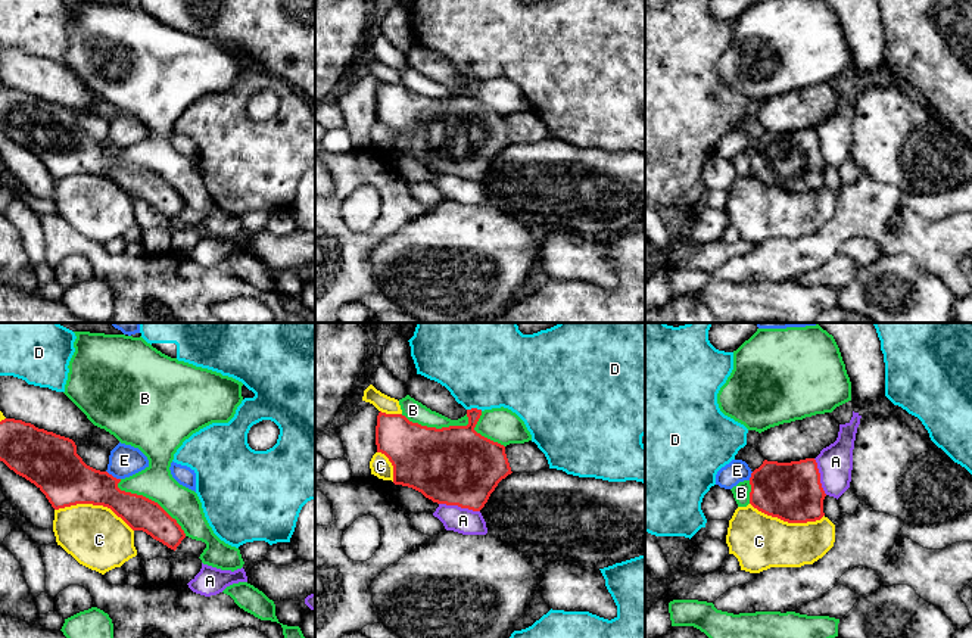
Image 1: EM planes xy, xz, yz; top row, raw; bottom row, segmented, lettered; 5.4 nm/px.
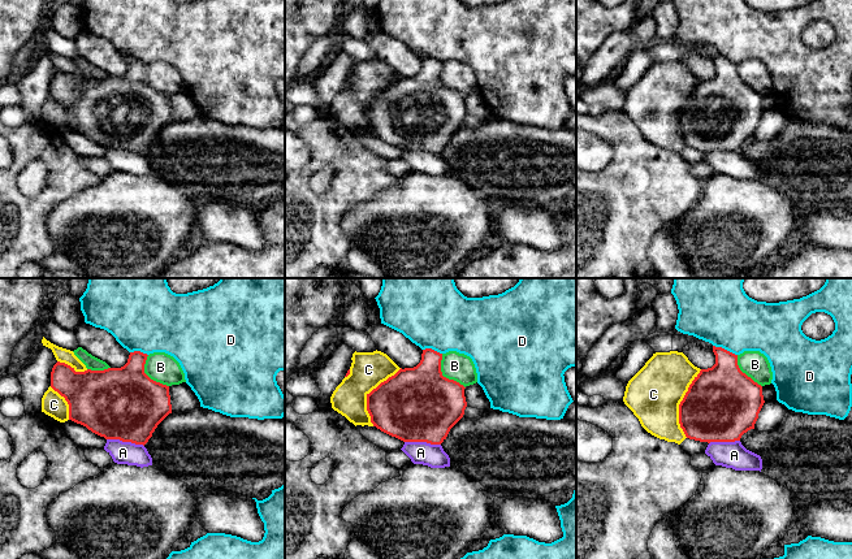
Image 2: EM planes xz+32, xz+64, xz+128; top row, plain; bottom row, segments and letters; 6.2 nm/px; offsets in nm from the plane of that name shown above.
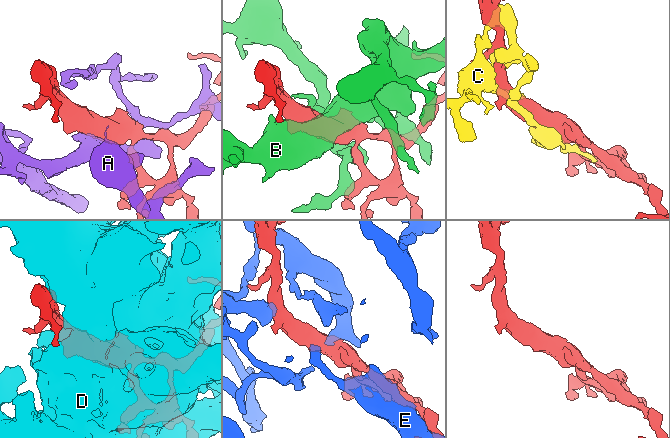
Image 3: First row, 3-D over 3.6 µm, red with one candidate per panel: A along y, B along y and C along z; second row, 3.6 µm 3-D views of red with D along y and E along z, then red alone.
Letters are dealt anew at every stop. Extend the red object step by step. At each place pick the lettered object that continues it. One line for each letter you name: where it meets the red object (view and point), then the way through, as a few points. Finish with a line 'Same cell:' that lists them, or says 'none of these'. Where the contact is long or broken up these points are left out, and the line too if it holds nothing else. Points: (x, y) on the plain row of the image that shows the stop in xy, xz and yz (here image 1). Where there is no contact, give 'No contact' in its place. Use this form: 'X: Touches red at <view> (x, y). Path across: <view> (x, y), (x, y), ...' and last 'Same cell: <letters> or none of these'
Same cell: none of these

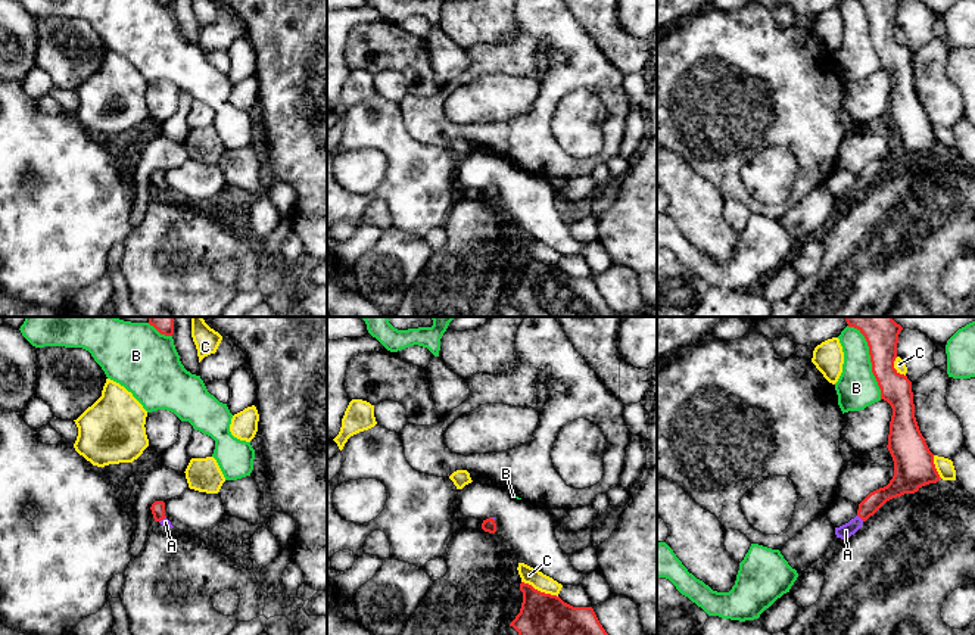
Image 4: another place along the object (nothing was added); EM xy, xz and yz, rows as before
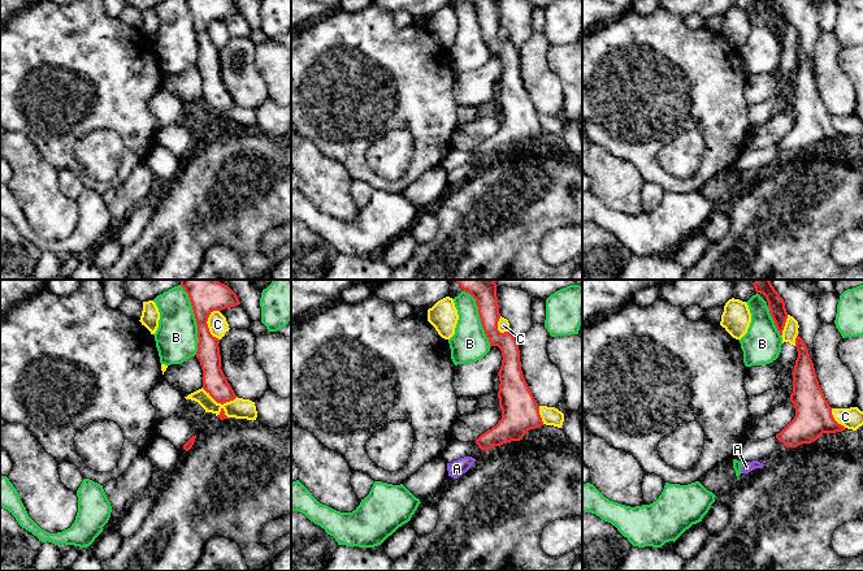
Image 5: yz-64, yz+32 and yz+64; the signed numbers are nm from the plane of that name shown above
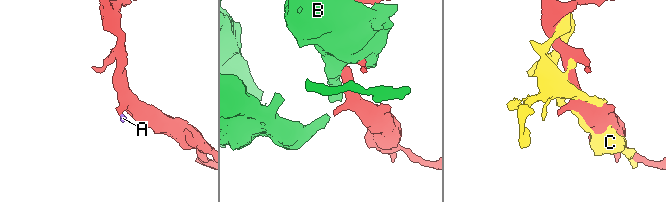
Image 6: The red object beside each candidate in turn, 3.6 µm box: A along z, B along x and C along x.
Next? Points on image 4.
A: Touches red at yz (860, 187). Path across: yz (874, 171), (860, 187), (846, 201)
Same cell: A

